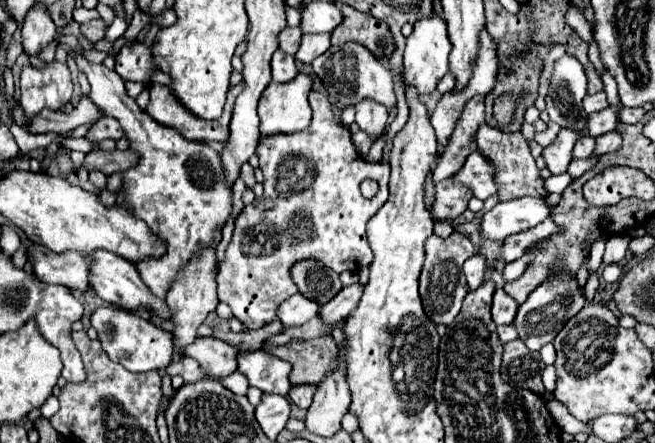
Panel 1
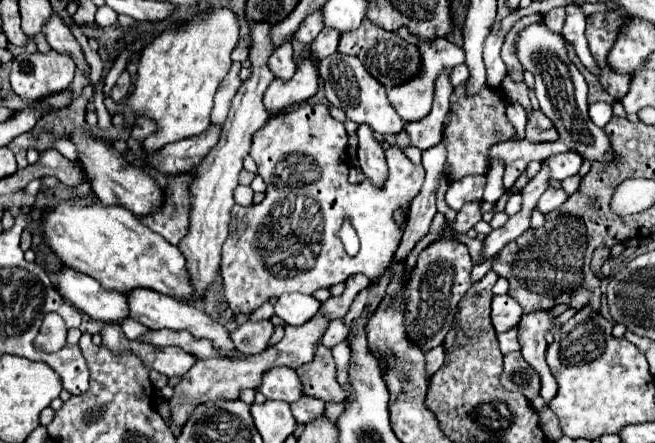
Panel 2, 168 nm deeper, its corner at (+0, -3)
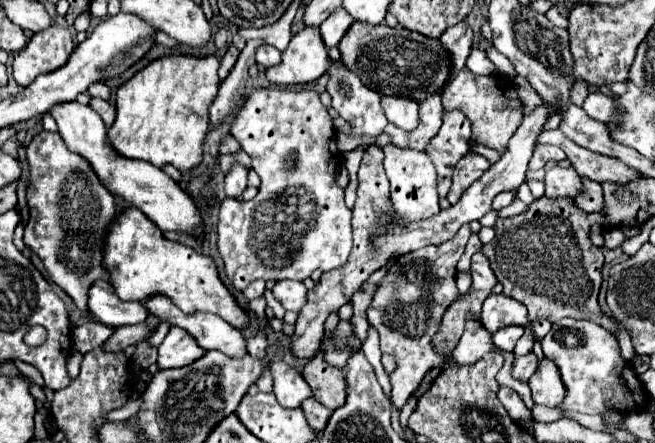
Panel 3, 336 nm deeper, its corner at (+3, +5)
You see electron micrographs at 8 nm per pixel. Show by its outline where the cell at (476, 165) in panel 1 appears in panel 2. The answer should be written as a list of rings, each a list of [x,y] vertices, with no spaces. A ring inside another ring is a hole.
[[[511,138],[511,140],[505,140],[505,142],[493,144],[489,148],[489,162],[493,162],[493,160],[505,162],[503,186],[511,188],[513,182],[521,176],[521,172],[527,168],[527,164],[531,160],[543,162],[545,158],[549,158],[557,152],[567,152],[567,148],[565,148],[565,144],[561,144],[561,140],[533,144],[529,140],[513,140]]]

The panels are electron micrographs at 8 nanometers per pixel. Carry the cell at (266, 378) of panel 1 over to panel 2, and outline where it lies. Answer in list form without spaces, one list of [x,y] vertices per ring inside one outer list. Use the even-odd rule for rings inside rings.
[[[275,366],[267,370],[261,378],[261,386],[257,388],[265,398],[271,400],[283,400],[283,402],[295,402],[301,398],[301,380],[295,374],[295,370],[287,366]]]

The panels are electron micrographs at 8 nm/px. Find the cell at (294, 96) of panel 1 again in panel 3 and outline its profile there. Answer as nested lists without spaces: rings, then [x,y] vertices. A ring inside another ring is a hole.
[[[304,26],[282,52],[282,62],[270,66],[266,76],[272,84],[304,84],[320,78],[328,66],[330,58],[320,30]]]

